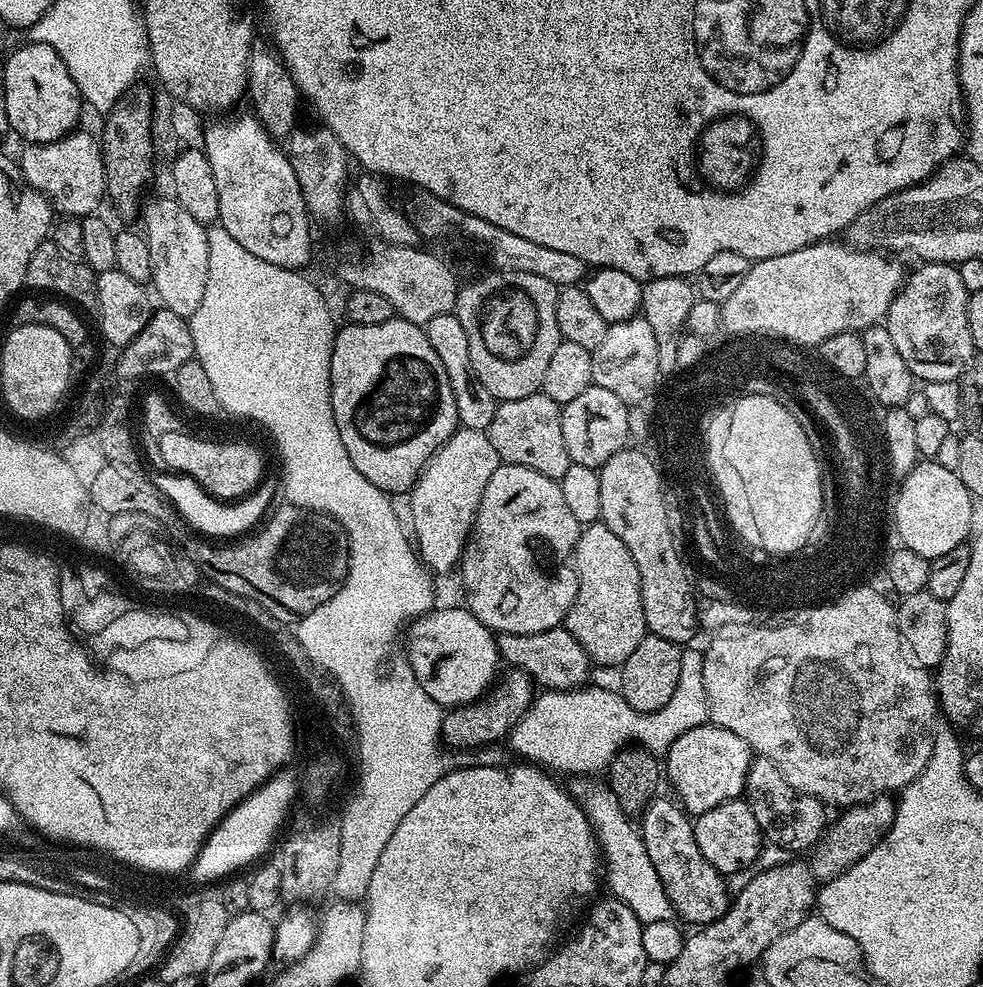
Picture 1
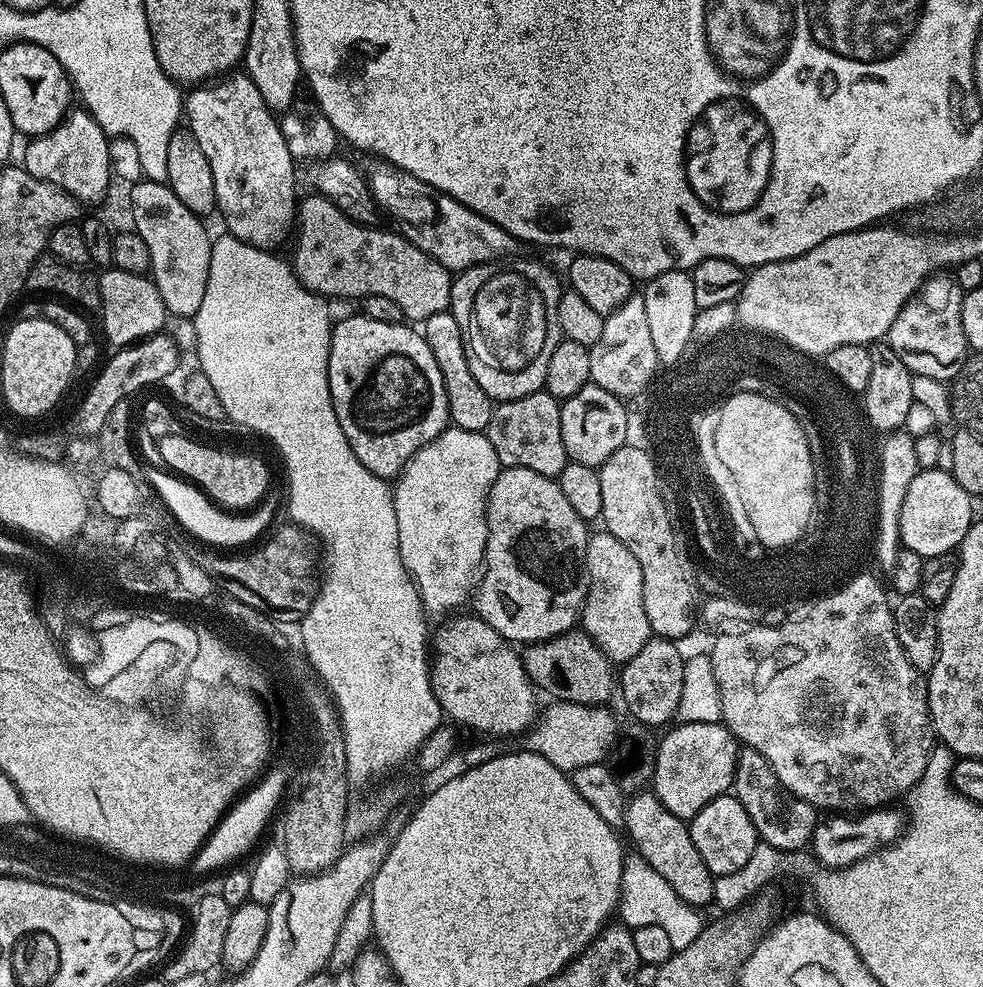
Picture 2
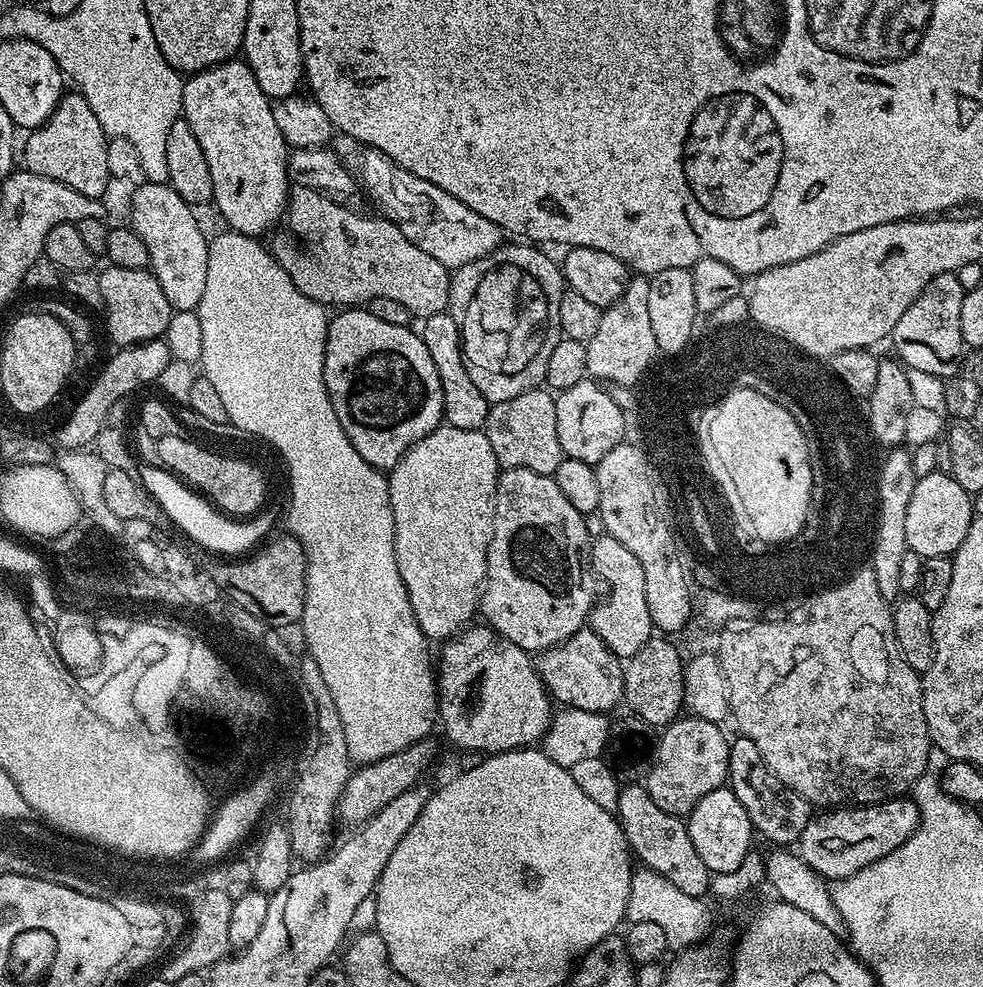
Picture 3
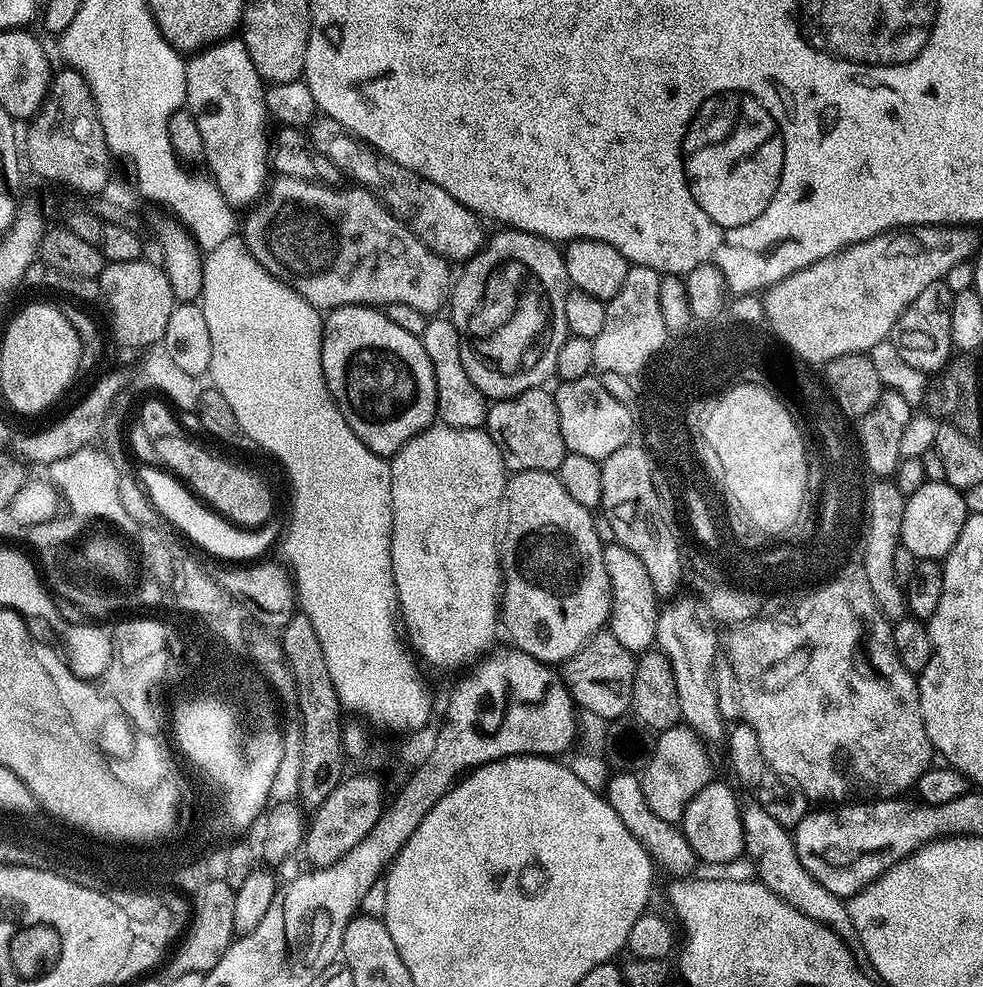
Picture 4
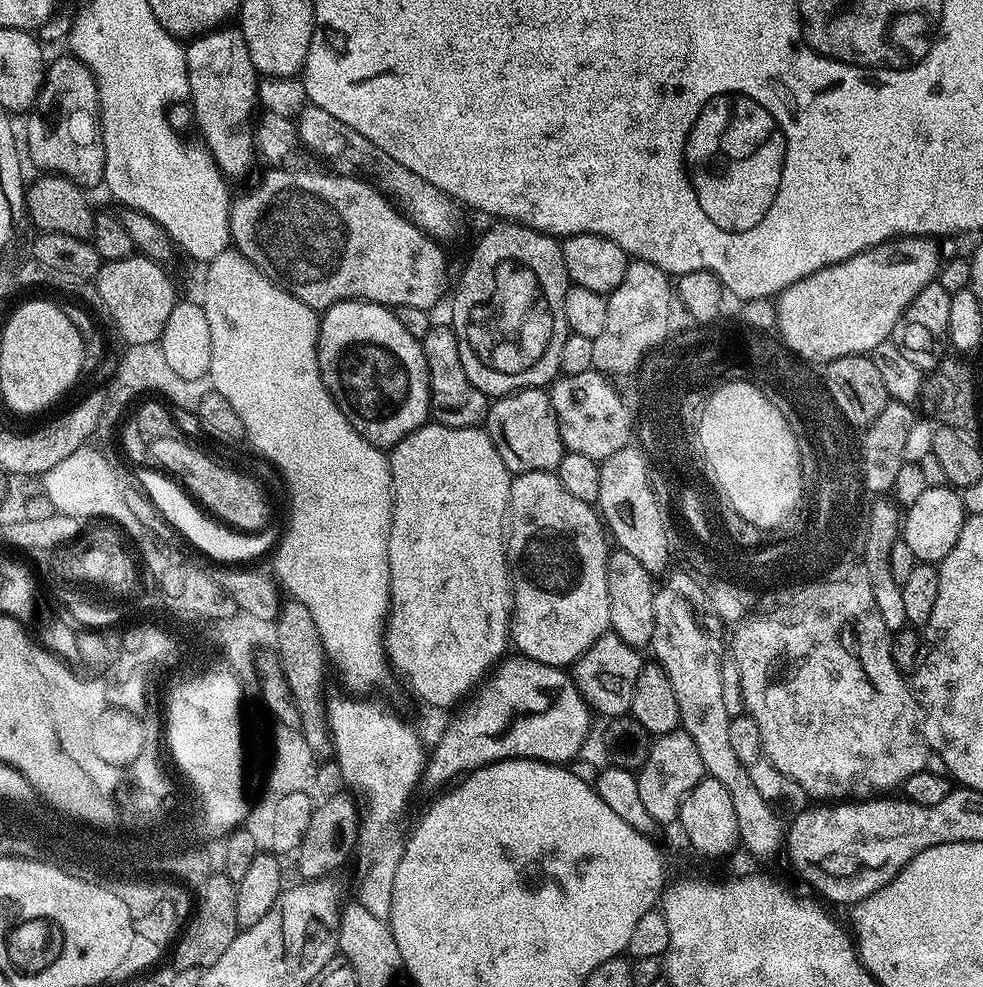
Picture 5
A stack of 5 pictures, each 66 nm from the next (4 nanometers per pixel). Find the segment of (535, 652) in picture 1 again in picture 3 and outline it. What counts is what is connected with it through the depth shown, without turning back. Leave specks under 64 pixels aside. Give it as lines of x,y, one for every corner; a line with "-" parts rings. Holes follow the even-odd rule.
591,627
579,628
570,638
539,653
534,663
536,672
557,705
608,714
616,703
619,705
623,701
624,664
621,657
615,656

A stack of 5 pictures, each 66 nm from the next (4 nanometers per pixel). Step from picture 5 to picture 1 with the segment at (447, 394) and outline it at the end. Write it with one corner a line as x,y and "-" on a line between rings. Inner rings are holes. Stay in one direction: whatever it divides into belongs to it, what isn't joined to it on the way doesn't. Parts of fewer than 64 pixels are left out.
452,312
438,314
438,318
430,318
430,322
423,325
426,338
430,346
434,346
434,354
442,361
446,370
446,378
450,378
450,390
454,390
454,406
459,427
487,432
490,422
494,422
494,410
498,401
478,382
478,374
474,374
474,366
470,362
470,342
466,339
466,329
462,322

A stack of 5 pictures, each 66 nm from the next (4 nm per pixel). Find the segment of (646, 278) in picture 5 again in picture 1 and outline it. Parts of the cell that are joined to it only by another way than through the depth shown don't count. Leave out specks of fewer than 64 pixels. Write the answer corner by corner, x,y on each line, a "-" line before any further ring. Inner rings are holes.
638,314
633,320
609,324
606,338
598,342
592,354
592,383
602,386
602,390
610,390
622,398
626,405
641,401
641,396
652,388
654,378
661,378
659,368
659,342
655,340
654,330
650,322

